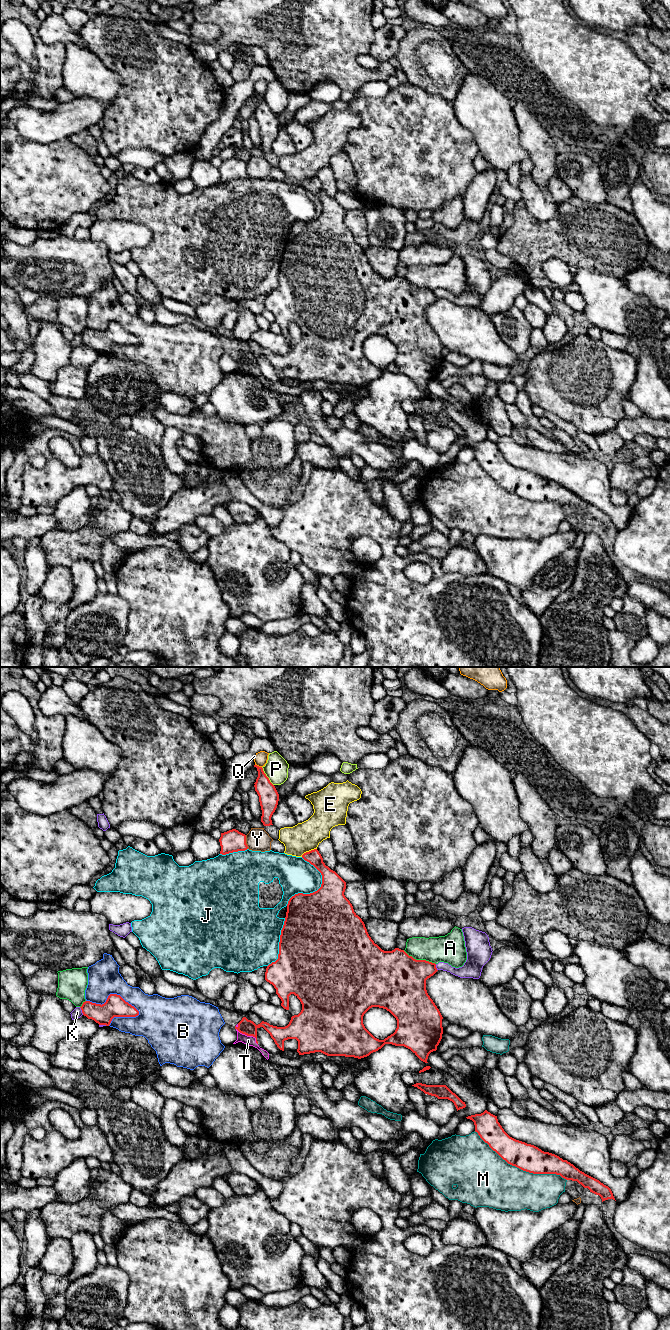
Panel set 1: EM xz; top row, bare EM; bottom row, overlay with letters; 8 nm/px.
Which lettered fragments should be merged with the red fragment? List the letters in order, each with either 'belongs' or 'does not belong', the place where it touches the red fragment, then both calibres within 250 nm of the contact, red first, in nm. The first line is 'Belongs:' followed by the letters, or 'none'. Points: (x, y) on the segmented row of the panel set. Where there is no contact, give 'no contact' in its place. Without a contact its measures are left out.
Belongs: none
A: does not belong; meets red in xz at (419, 960); 460 nm thick on the red side, 220 nm on the other
B: does not belong; meets red in xz at (113, 994); 180 nm thick on the red side, 260 nm on the other
E: does not belong; meets red in xz at (309, 851); 110 nm thick on the red side, 240 nm on the other
J: does not belong; meets red in xz at (318, 889); 480 nm thick on the red side, 280 nm on the other
K: does not belong; meets red in xz at (82, 1011); 160 nm thick on the red side, 80 nm on the other
M: does not belong; meets red in xz at (520, 1168); 220 nm thick on the red side, 400 nm on the other
P: does not belong; meets red in xz at (266, 776); 160 nm thick on the red side, 190 nm on the other
Q: does not belong; meets red in xz at (258, 766); 160 nm thick on the red side, 110 nm on the other
T: does not belong; meets red in xz at (248, 1035); 130 nm thick on the red side, 80 nm on the other
Y: does not belong; meets red in xz at (245, 842); 180 nm thick on the red side, 180 nm on the other

